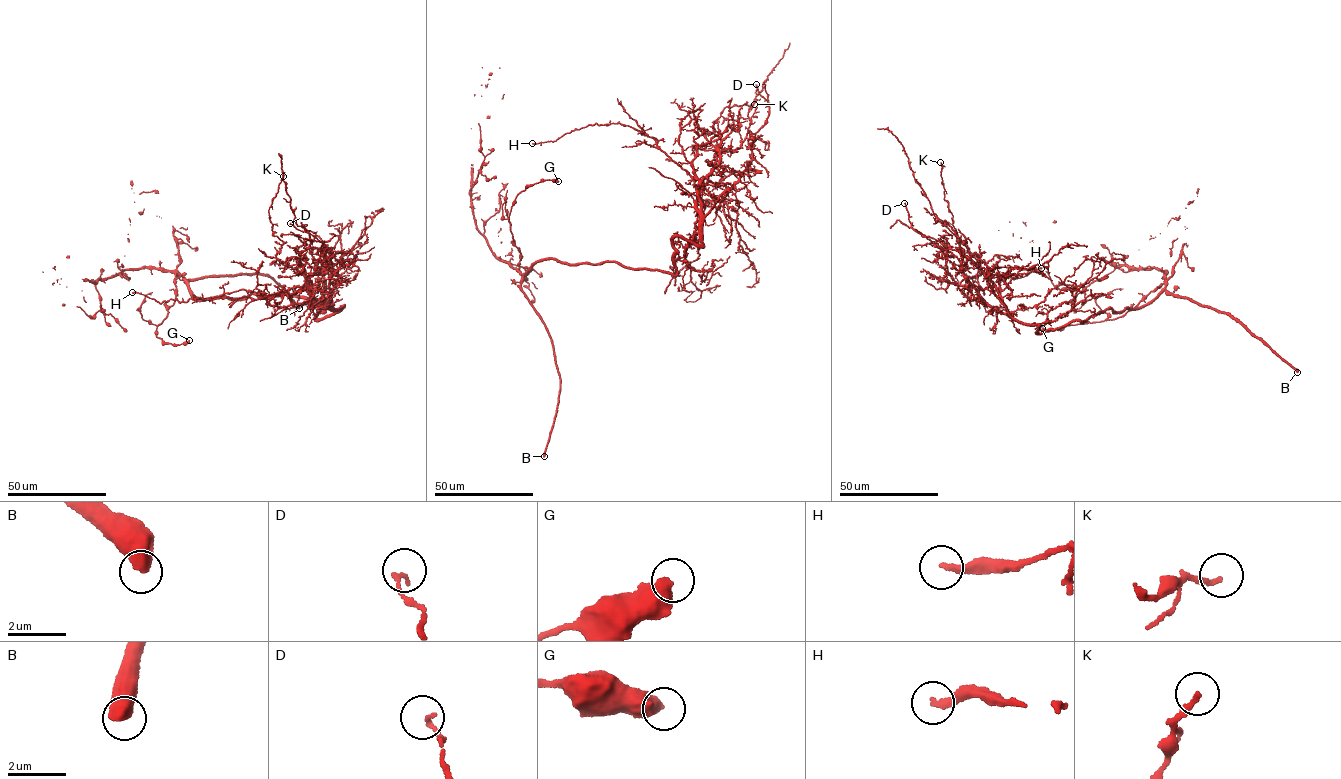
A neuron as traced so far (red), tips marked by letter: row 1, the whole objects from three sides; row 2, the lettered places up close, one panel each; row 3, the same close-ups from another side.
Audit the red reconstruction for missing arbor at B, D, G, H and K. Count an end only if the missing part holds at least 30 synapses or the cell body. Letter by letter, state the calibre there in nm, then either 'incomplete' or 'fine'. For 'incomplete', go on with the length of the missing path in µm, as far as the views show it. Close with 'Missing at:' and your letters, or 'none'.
B: 600 nm thick; incomplete; about 650 µm are missing
D: 140 nm thick; fine
G: 600 nm thick; fine
H: 280 nm thick; fine
K: 190 nm thick; fine
Missing at: B

